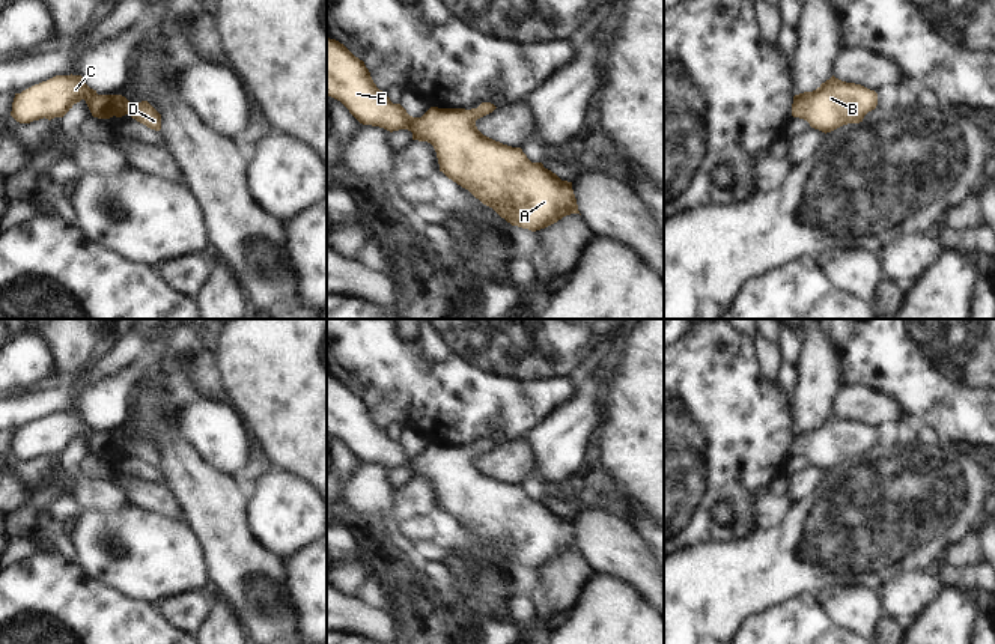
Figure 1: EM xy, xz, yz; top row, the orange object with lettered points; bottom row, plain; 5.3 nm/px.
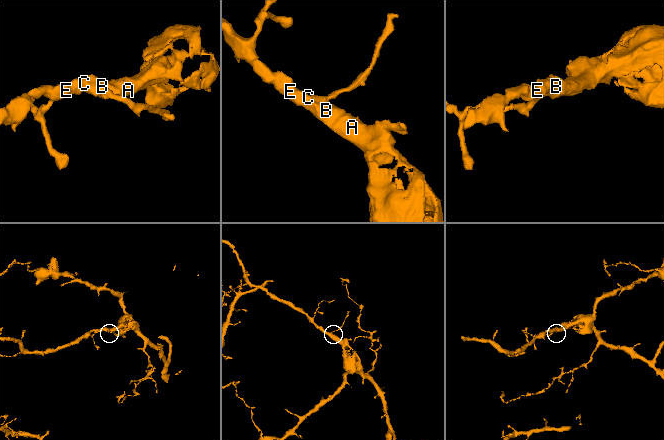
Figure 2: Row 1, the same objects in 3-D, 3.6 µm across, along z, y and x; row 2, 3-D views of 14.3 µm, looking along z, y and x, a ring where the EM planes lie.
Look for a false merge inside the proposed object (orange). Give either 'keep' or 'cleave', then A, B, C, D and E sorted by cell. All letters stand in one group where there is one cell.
keep; groups A B C D E

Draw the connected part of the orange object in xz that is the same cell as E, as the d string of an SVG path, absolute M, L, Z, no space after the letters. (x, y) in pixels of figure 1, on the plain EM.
M328 373L327 433L340 438L363 462L379 463L390 469L408 466L412 469L412 477L431 480L437 489L440 509L468 527L512 563L536 569L566 552L580 551L572 519L561 518L542 500L531 500L521 485L495 478L477 466L476 457L497 445L491 439L482 439L471 447L431 444L421 454L412 454L400 441L393 441L387 430L376 424L363 397Z

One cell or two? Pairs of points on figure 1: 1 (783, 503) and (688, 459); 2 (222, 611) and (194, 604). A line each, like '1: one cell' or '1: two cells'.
1: two cells
2: two cells

